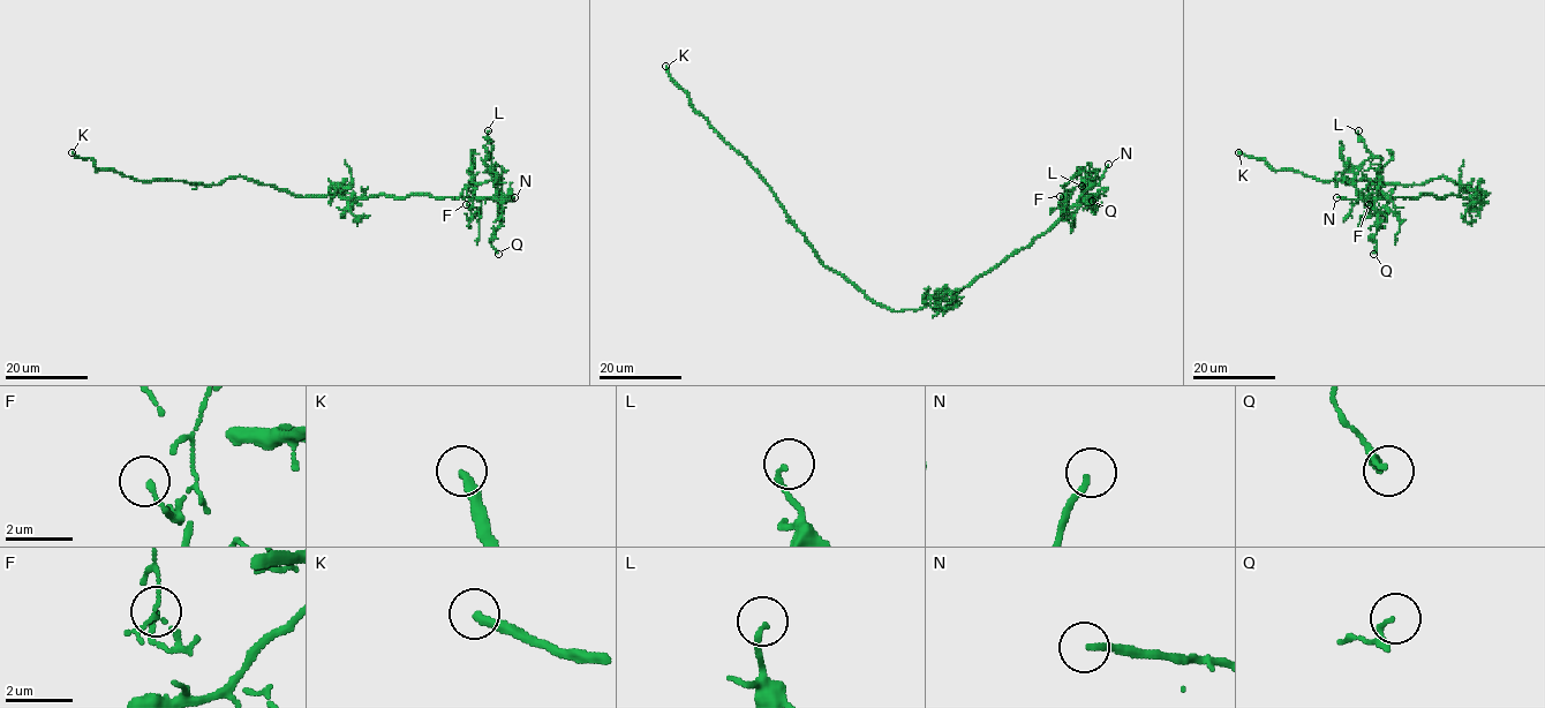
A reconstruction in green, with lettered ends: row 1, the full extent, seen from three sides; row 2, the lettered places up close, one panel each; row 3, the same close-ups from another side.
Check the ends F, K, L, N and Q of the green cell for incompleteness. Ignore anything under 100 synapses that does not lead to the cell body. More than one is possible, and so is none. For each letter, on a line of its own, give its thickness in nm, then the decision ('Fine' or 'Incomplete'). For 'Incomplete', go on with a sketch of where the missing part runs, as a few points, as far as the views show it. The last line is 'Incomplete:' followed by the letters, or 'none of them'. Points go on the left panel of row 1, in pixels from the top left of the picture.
F: Thickness 140 nm. Fine
K: Thickness 280 nm. Incomplete. Course of what is missing: (72, 152), (53, 148), (46, 153), (42, 176), (24, 208)
L: Thickness 130 nm. Fine
N: Thickness 180 nm. Incomplete
Q: Thickness 130 nm. Fine
Incomplete: K, N

